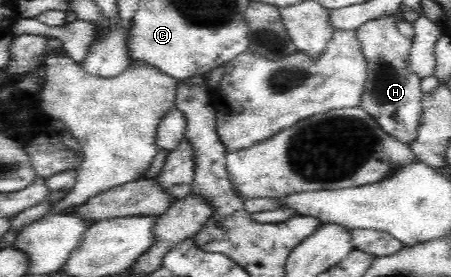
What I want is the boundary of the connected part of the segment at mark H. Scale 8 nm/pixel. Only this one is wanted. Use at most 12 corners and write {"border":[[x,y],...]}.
{"border":[[393,16],[359,27],[358,107],[411,148],[423,91]]}

